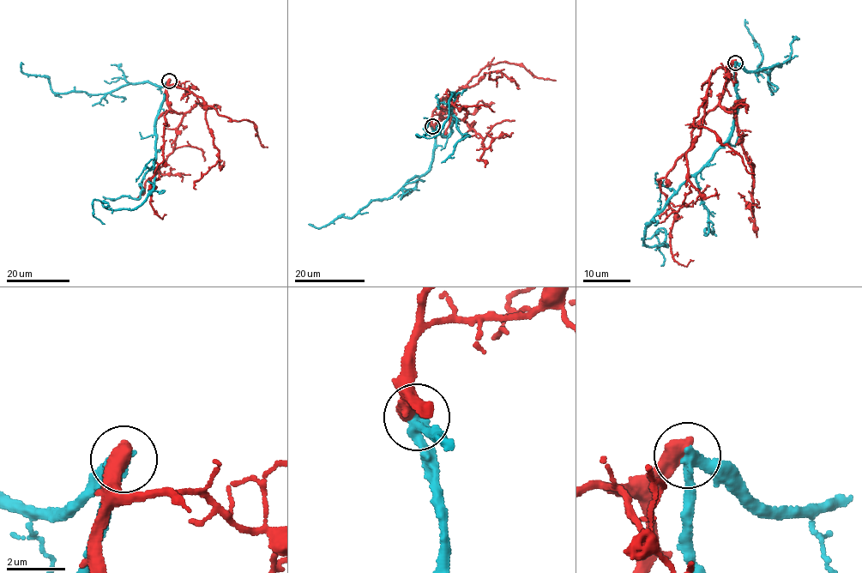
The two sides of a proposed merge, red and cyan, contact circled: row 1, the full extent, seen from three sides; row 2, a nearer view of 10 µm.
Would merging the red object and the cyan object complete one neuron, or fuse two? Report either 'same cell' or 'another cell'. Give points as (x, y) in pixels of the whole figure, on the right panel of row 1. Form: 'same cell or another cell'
another cell

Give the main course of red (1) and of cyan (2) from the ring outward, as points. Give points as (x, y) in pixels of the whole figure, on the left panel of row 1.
1: (169, 81), (163, 159), (155, 170), (150, 184), (150, 205), (160, 218), (165, 214)
2: (169, 81), (155, 121), (153, 189), (133, 209), (112, 210), (99, 201), (93, 200), (93, 215), (104, 224)

